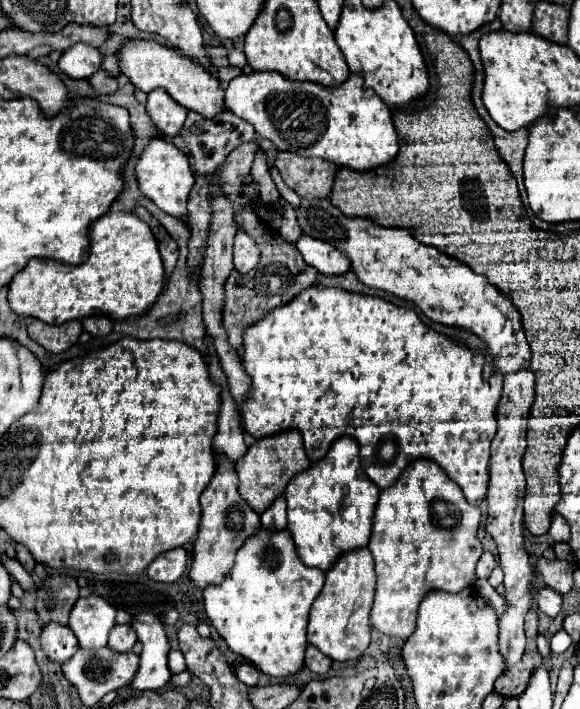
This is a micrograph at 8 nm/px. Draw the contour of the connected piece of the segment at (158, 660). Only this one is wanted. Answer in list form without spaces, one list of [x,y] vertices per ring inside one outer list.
[[[142,612],[134,616],[132,626],[142,642],[144,650],[140,654],[140,666],[136,676],[130,682],[132,690],[158,690],[168,684],[170,668],[168,668],[168,650],[170,644],[164,634],[164,626],[152,612]]]

